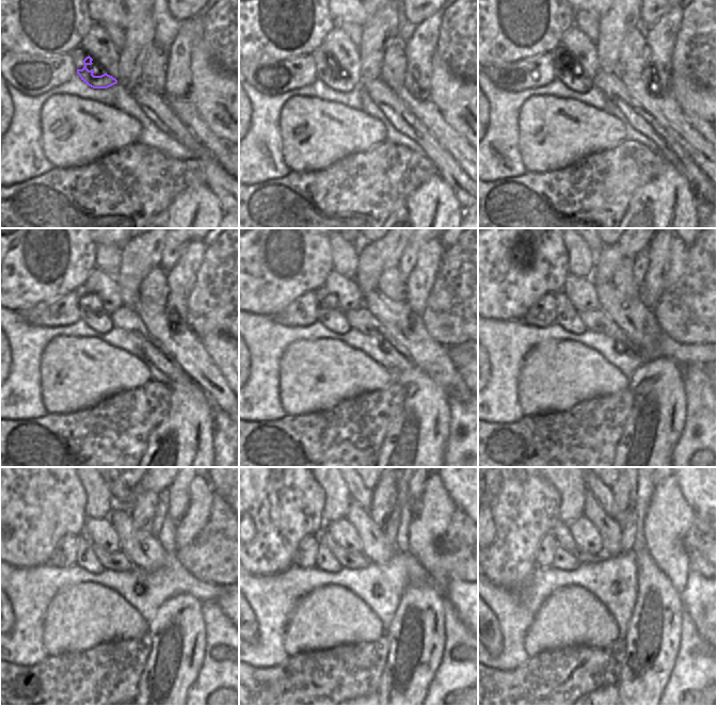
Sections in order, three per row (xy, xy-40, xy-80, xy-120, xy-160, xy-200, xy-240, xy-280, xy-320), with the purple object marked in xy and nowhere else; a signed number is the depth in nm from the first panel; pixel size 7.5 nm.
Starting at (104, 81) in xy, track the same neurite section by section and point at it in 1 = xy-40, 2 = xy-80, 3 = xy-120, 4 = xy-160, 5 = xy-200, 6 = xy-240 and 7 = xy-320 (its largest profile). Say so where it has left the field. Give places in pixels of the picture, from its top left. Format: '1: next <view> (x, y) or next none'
1: next xy-40 (343, 83)
2: next xy-80 (574, 80)
3: next xy-120 (97, 320)
4: next xy-160 (333, 319)
5: next xy-200 (568, 317)
6: next xy-240 (86, 559)
7: next xy-320 (562, 560)

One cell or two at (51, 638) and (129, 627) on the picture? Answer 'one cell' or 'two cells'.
one cell

